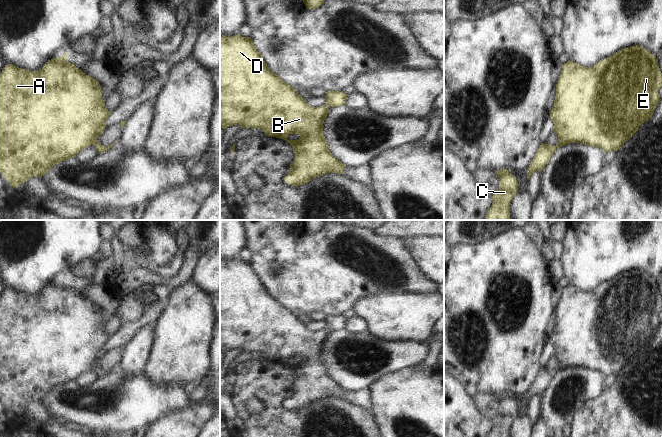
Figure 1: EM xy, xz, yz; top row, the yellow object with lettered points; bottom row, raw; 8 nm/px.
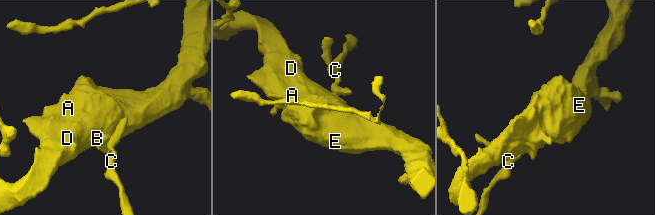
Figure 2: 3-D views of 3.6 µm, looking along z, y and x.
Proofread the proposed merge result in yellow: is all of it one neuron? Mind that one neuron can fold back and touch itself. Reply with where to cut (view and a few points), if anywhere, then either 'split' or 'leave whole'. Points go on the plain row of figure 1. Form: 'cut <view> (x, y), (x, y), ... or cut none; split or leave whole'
cut none; leave whole

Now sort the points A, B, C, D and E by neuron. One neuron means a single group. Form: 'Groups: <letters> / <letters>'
Groups: A B C D E.

